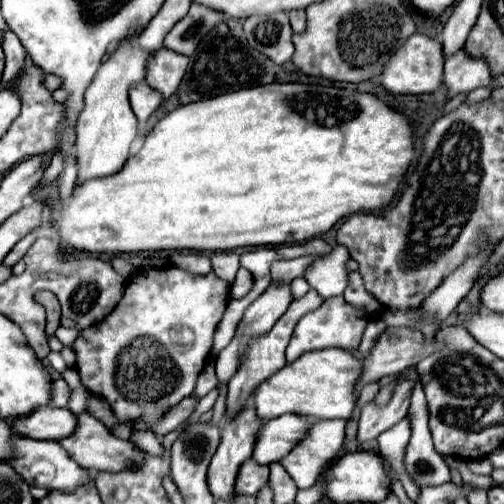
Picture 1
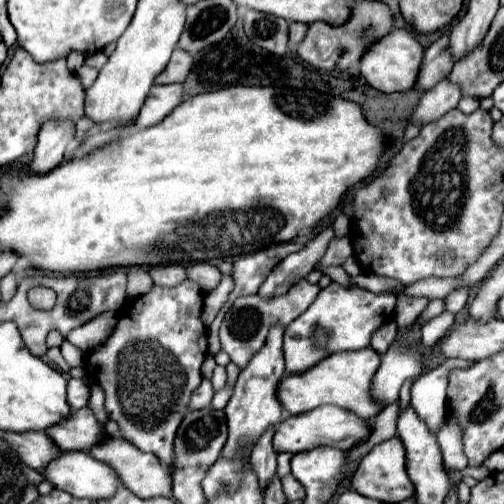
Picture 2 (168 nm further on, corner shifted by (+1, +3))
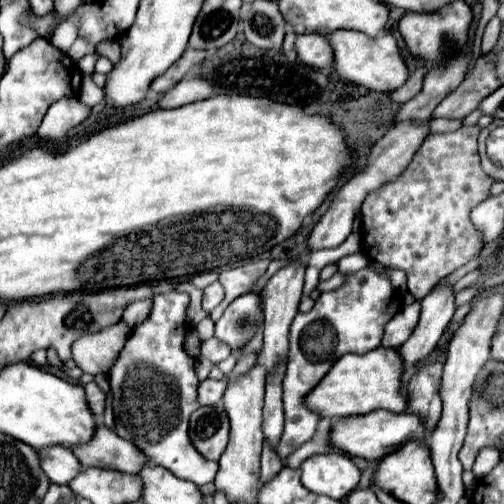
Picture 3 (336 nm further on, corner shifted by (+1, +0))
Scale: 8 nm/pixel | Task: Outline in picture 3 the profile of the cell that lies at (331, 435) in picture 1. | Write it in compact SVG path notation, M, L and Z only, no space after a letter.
M316 454L302 466L302 484L316 492L336 500L342 500L358 486L360 470L356 464L340 454Z

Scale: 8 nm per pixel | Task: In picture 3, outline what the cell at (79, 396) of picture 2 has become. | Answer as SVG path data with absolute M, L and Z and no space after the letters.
M96 382L86 384L86 400L90 404L90 410L96 416L102 416L104 414L104 408L106 408L106 392L102 392Z

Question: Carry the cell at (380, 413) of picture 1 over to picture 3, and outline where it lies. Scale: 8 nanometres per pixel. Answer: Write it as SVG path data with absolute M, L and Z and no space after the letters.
M438 284L432 292L428 292L428 296L424 296L420 304L422 312L418 326L412 332L412 336L398 348L406 364L416 364L424 360L424 356L432 354L456 312L454 290L448 284Z

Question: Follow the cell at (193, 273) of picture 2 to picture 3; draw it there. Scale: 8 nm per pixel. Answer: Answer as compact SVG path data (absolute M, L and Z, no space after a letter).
M214 282L214 284L210 284L208 288L204 288L202 308L204 308L206 312L210 312L212 308L216 308L216 306L222 302L222 298L224 298L224 290L222 290L220 282Z

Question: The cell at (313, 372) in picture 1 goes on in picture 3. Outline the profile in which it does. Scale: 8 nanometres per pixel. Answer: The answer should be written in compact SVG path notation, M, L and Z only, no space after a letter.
M376 348L366 354L344 354L332 370L320 380L320 384L306 396L306 406L318 416L348 418L364 416L372 410L384 408L390 412L406 412L408 396L402 392L404 374L402 356L394 348Z

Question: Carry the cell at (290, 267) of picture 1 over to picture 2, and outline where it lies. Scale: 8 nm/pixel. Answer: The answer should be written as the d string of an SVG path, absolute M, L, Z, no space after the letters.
M348 237L344 239L332 239L324 257L318 261L320 267L330 267L330 265L342 265L348 257L352 255L352 241L348 241Z

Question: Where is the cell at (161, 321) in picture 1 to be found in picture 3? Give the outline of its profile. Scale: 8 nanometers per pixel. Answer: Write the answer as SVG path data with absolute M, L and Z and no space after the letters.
M184 292L154 296L152 314L134 328L108 376L118 436L136 444L154 464L164 466L174 476L204 486L214 480L218 462L204 460L188 436L190 414L200 406L196 398L200 380L194 374L194 360L184 350L186 328L192 328L186 320L186 308L188 294Z

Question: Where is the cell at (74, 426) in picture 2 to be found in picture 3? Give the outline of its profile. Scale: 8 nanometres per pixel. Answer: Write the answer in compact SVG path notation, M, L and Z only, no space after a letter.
M98 424L98 430L88 444L74 446L72 452L84 466L98 466L126 474L140 474L140 470L150 462L140 448L120 438L104 424Z

